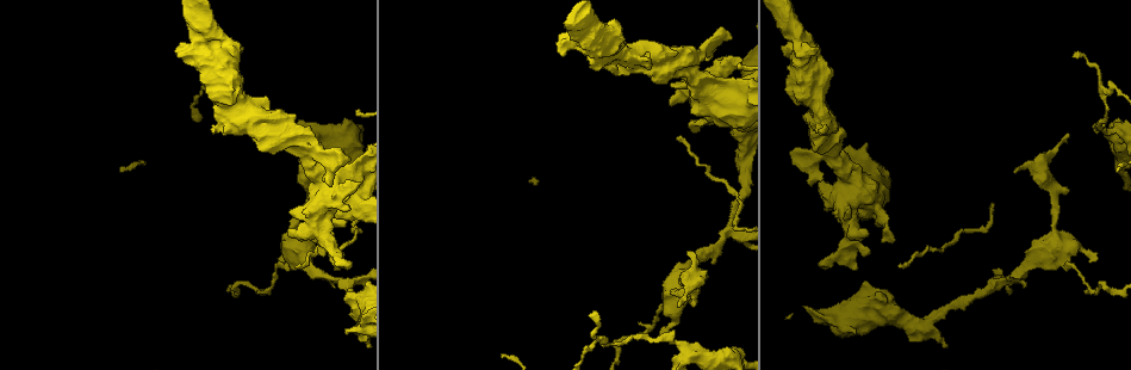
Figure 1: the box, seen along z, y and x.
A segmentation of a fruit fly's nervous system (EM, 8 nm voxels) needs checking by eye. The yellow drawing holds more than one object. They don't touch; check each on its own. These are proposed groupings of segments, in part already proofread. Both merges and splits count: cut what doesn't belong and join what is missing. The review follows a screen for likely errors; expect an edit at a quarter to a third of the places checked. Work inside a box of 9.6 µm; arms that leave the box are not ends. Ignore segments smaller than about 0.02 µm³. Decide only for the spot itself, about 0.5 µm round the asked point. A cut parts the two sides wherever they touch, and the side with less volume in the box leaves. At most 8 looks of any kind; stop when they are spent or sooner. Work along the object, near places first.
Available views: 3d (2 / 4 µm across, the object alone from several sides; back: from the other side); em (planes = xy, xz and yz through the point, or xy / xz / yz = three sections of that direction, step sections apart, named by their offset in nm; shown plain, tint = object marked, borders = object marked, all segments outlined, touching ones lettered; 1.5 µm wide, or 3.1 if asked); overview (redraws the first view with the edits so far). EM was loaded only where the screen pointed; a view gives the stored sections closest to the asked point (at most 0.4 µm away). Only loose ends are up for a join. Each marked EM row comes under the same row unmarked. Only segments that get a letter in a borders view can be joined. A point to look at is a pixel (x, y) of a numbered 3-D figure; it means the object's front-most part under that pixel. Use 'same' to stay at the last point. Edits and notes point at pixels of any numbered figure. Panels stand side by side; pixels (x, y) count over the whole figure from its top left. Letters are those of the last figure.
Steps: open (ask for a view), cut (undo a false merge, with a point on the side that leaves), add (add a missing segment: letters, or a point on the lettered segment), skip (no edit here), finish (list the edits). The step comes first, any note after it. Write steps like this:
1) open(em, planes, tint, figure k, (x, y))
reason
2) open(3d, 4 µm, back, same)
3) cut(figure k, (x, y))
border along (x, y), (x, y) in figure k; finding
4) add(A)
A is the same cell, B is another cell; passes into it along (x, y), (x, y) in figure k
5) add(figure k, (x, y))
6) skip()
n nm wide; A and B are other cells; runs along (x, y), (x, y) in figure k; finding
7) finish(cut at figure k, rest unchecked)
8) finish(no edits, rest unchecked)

open(em, planes, tint, figure 1, (344, 330))
free end

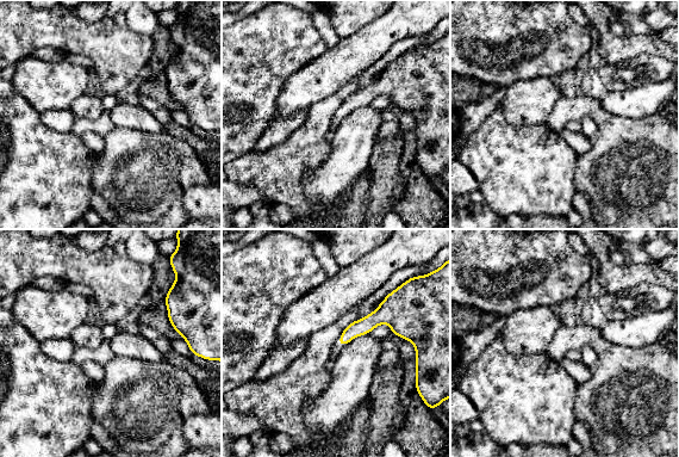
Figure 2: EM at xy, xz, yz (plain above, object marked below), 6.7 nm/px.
open(em, planes, borders, same)

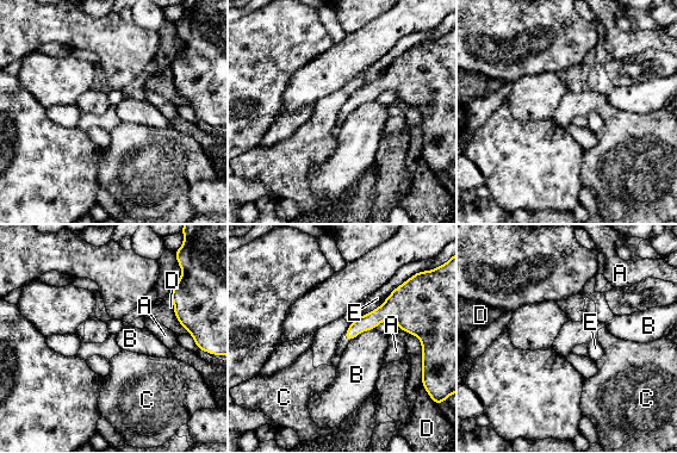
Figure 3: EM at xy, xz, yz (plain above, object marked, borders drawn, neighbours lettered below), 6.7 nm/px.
skip()
A, B, C, D and E are other cells; runs along (412, 326), (380, 314), (348, 336) in figure 3; no lettered segment goes on from it

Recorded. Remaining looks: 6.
open(em, planes, tint, figure 1, (1102, 89))
sharp bend

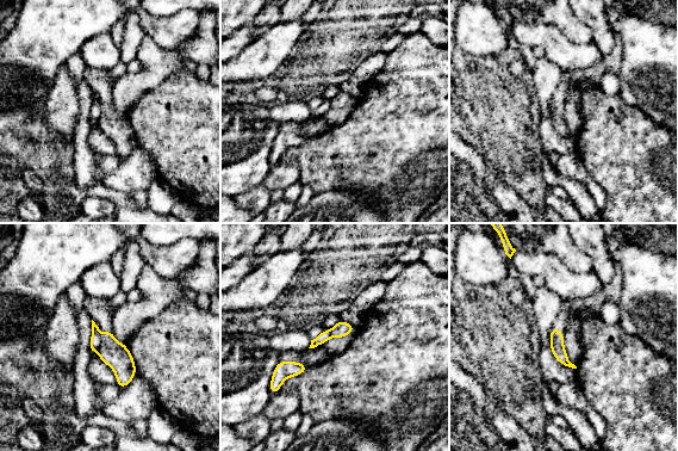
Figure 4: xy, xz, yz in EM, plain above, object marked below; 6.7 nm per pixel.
open(em, planes, borders, same)

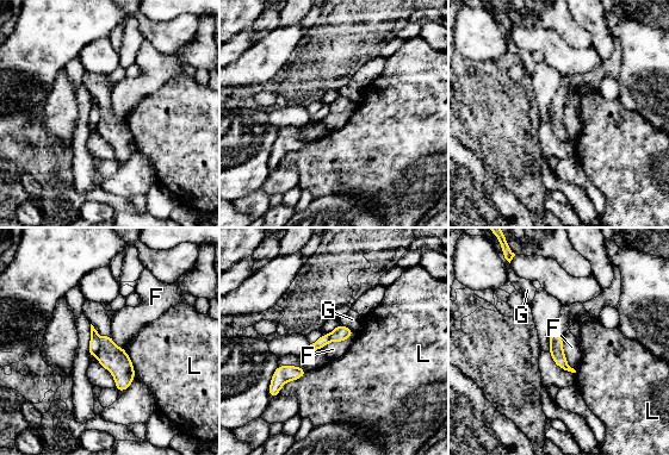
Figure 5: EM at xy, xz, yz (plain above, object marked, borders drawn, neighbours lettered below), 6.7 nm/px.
cut(figure 5, (94, 346))
100 nm wide; F, G and L are other cells; border along (101, 340), (101, 347), (95, 355) in figure 5; a second neuron is stuck on

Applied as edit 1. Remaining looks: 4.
open(overview)

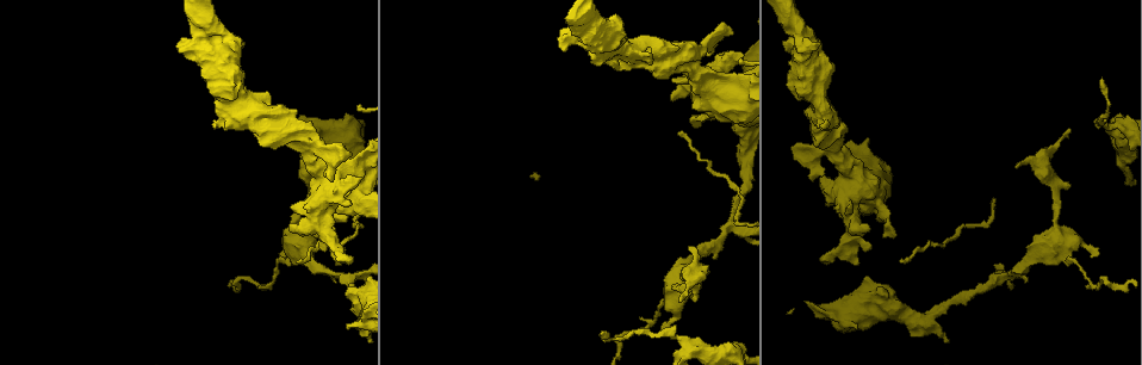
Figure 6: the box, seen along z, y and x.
open(3d, 4 µm, figure 6, (1055, 235))
branch point

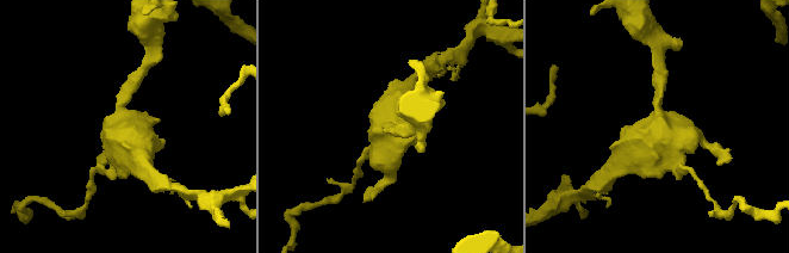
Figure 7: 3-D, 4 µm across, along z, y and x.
open(em, xy, step 8, tint, figure 7, (662, 125))
now the EM

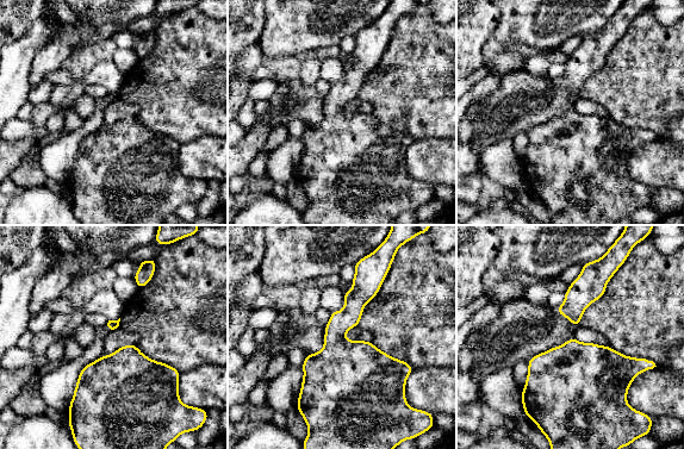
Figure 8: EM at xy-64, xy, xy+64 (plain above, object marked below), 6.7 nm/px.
open(em, xy, step 8, borders, same)
see the neighbours

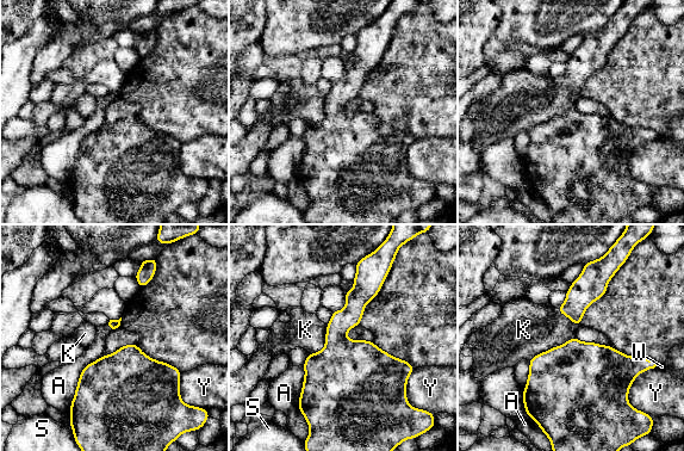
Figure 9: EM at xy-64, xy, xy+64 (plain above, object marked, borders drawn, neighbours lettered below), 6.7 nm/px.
skip()
A, K, S, W and Y are other cells; border along (574, 337), (538, 352), (529, 360) in figure 9; all the same neuron

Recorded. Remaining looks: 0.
finish(cut at figure 5, rest unchecked)

